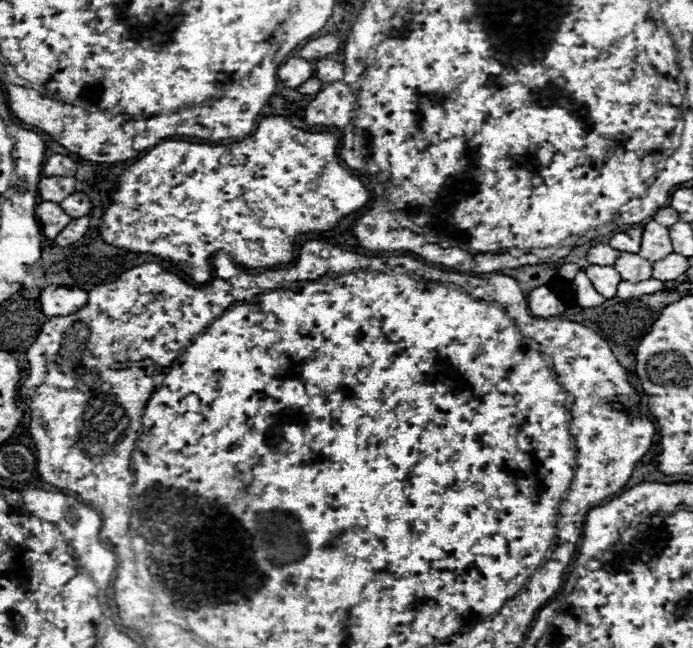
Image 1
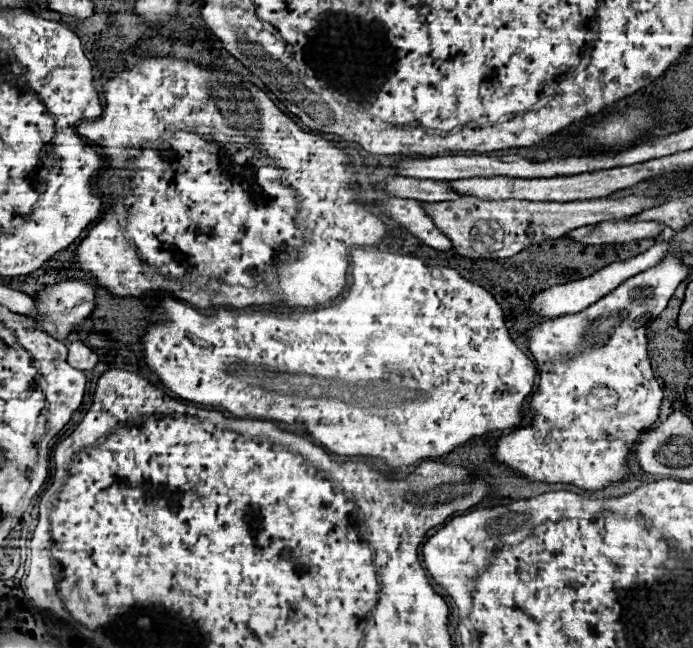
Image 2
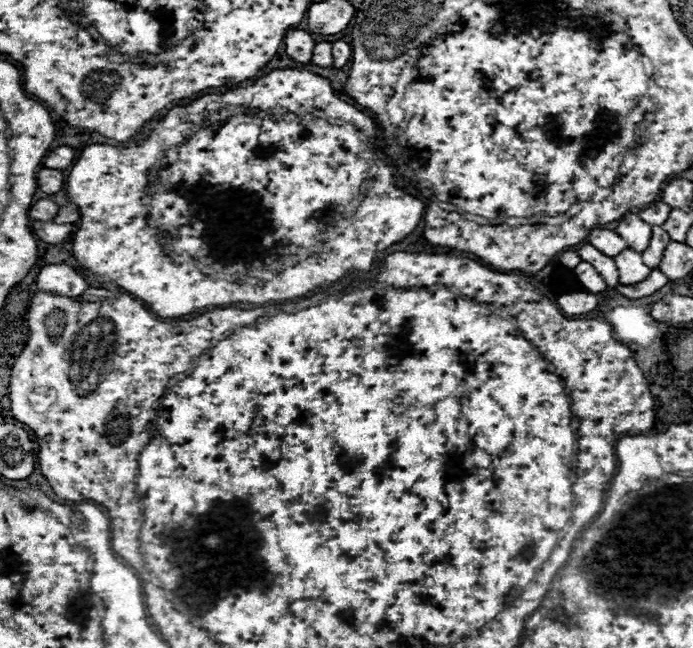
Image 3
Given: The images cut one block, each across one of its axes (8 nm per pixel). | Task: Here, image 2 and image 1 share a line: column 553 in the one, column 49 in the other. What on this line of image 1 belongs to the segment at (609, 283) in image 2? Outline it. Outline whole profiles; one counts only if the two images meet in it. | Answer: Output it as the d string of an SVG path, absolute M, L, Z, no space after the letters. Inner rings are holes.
M48 286L40 292L40 304L42 312L52 316L68 316L86 306L86 292L80 288L60 288L60 286Z

